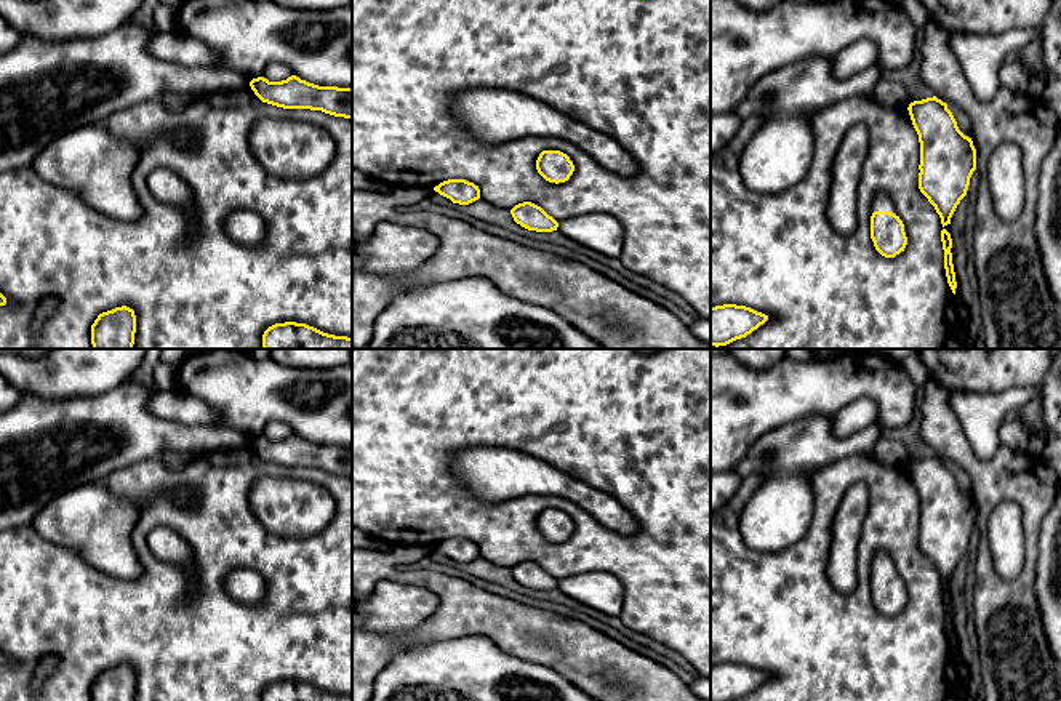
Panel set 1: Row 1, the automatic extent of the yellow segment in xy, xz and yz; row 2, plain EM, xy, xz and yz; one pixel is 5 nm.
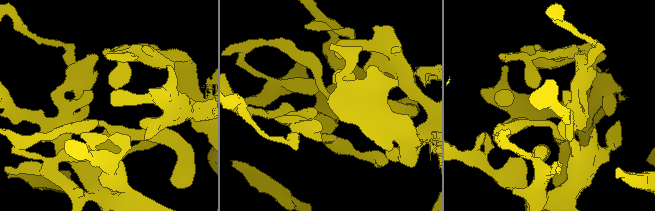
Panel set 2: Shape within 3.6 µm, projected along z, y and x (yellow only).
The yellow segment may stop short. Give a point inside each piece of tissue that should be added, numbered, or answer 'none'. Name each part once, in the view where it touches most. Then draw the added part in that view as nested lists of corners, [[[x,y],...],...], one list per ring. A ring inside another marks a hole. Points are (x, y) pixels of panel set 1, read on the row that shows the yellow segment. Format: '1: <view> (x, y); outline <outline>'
1: yz (882, 202); outline [[[879,192],[872,200],[872,213],[874,211],[891,211],[898,216],[896,208],[891,198],[885,192]]]

